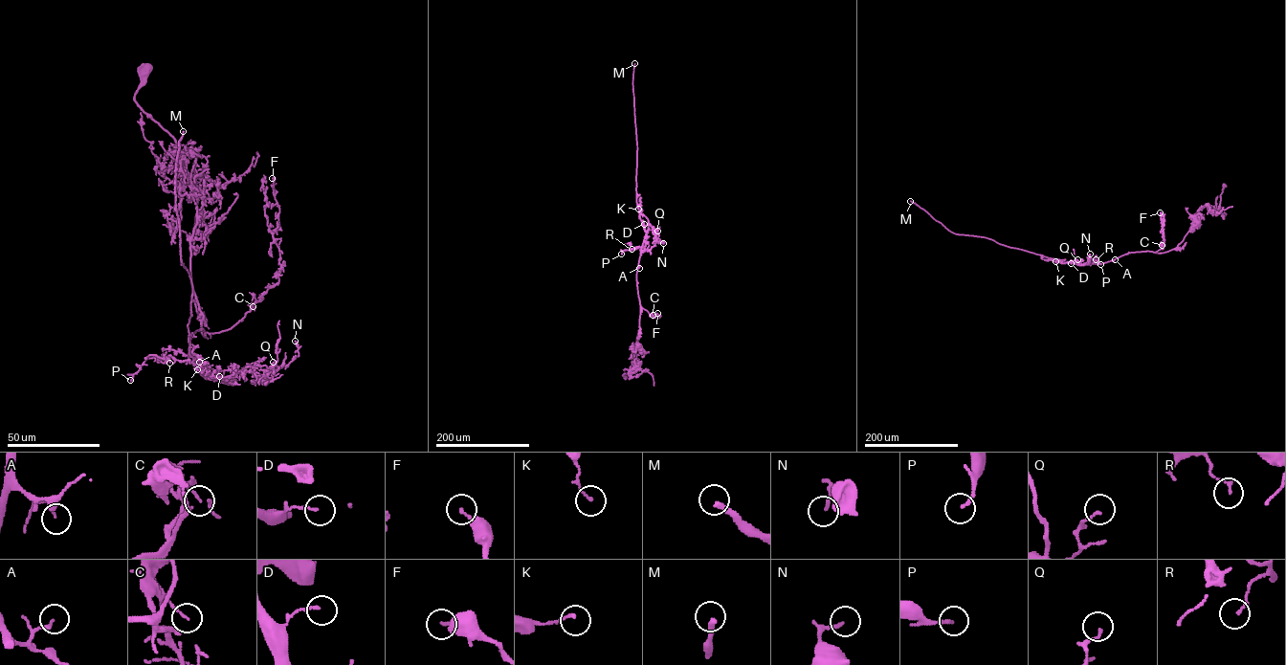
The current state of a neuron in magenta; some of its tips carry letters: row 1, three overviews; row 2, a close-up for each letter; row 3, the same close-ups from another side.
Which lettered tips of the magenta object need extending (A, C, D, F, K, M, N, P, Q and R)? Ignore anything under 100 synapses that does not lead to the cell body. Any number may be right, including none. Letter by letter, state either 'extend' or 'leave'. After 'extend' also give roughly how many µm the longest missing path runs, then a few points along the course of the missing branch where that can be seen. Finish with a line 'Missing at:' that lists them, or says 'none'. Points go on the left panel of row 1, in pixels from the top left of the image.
A: leave
C: leave
D: leave
F: leave
K: leave
M: extend | 200 µm | (183, 131), (188, 121), (189, 81), (163, 82), (134, 93), (129, 116), (133, 129), (108, 139)
N: leave
P: leave
Q: leave
R: leave
Missing at: M

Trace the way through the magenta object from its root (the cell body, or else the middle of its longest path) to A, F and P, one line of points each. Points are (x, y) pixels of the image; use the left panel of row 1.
A: (144, 70), (134, 99), (194, 183), (198, 150), (166, 155), (180, 195), (198, 196), (199, 362)
F: (144, 70), (134, 99), (194, 183), (198, 150), (166, 155), (198, 196), (204, 336), (278, 282), (272, 178)
P: (144, 70), (194, 183), (198, 150), (166, 155), (211, 377), (130, 380)

